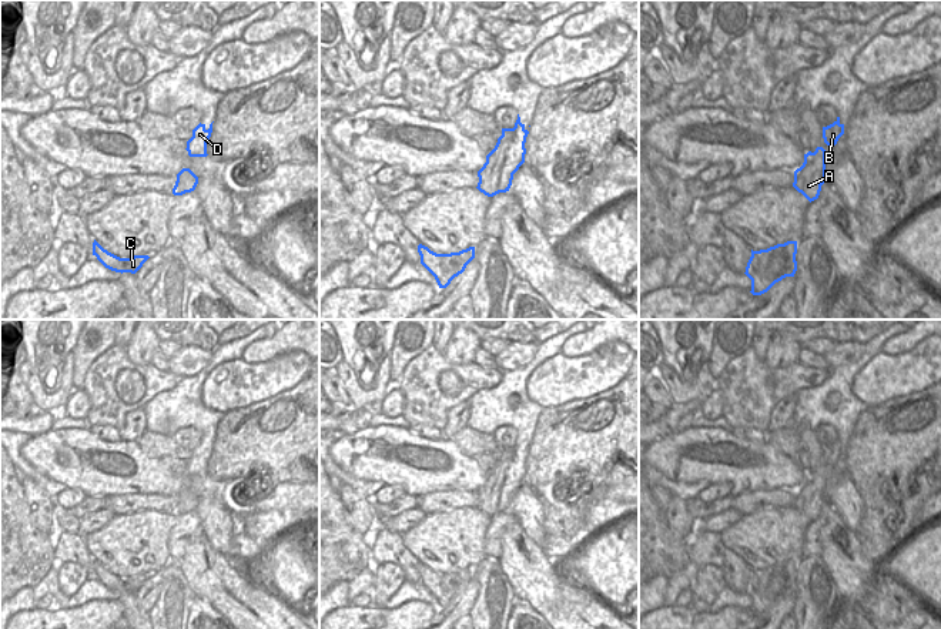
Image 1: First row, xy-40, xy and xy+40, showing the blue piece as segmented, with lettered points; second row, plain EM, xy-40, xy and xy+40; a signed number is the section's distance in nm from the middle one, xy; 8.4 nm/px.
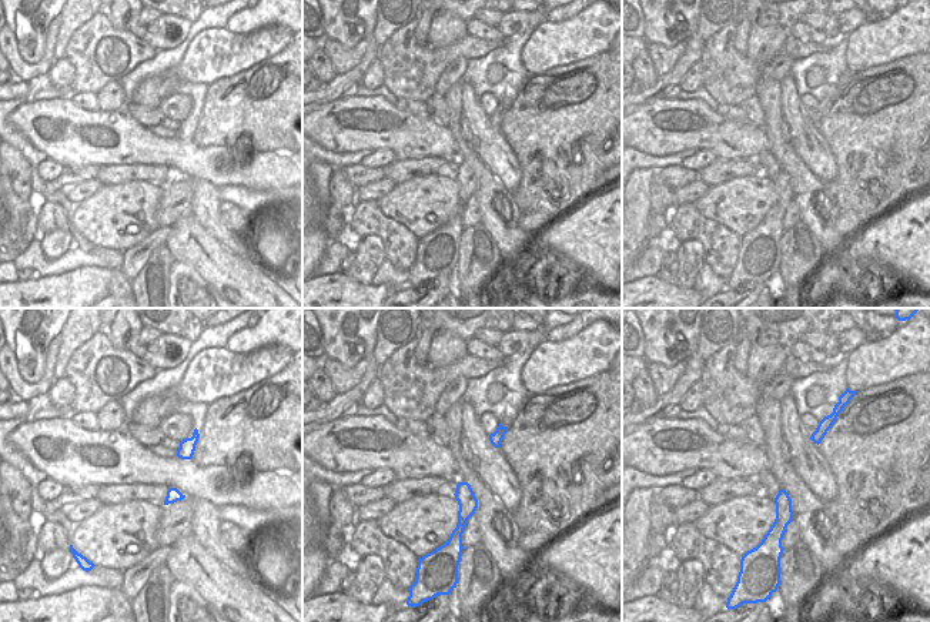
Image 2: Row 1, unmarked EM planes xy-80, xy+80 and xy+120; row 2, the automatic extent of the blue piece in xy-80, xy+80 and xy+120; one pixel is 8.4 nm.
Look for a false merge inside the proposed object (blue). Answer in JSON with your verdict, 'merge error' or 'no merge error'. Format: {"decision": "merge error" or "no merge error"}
{"decision": "no merge error"}

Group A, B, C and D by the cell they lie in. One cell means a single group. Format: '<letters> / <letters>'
A B C D

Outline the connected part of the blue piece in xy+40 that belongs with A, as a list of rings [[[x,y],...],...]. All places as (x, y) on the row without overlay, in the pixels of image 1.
[[[817,466],[814,472],[804,474],[803,485],[794,491],[793,506],[811,522],[818,518],[826,501],[826,469]]]

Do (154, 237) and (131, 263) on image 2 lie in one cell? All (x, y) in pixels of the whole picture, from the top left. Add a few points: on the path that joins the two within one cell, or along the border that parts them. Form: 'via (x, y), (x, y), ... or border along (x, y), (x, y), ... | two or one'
via (149, 244), (149, 248), (139, 256) | one

